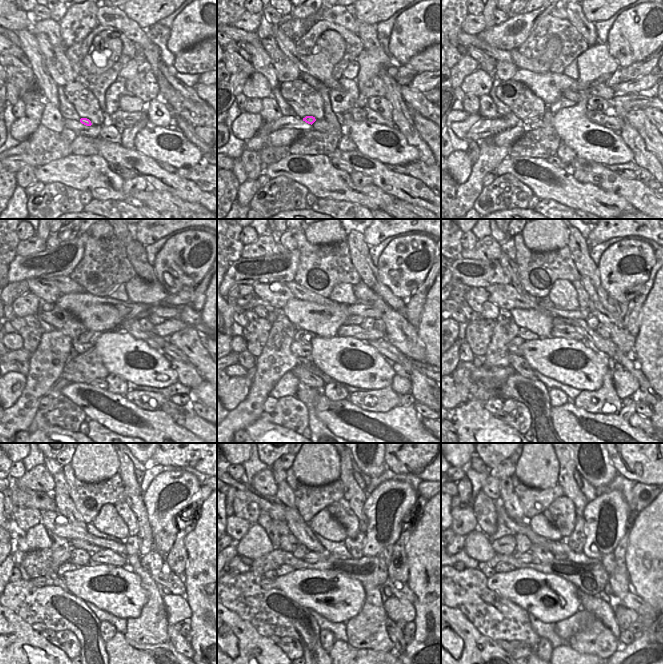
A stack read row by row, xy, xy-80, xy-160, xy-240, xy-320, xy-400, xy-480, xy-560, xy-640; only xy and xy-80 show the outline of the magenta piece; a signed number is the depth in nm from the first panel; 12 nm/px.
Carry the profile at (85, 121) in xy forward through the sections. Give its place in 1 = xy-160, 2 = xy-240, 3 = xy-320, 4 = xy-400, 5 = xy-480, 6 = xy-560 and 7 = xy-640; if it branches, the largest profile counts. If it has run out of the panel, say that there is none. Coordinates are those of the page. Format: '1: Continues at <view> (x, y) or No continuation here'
1: Continues at xy-160 (532, 118)
2: Continues at xy-240 (88, 336)
3: Continues at xy-320 (303, 336)
4: Continues at xy-400 (523, 333)
5: Continues at xy-480 (80, 558)
6: Continues at xy-560 (301, 550)
7: Continues at xy-640 (523, 544)

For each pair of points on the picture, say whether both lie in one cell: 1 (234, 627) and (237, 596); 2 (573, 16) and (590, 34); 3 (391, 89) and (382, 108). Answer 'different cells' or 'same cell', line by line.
1: different cells
2: same cell
3: different cells

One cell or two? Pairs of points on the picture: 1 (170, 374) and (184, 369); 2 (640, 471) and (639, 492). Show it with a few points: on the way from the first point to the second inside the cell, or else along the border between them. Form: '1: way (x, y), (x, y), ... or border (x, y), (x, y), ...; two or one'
1: border (169, 362), (177, 373), (178, 381); two
2: border (637, 482), (652, 484); two

